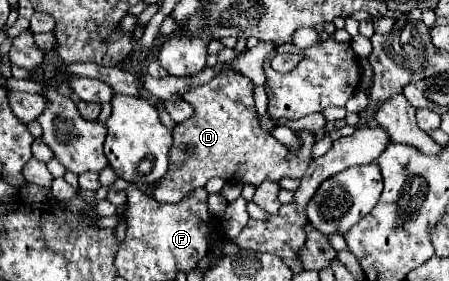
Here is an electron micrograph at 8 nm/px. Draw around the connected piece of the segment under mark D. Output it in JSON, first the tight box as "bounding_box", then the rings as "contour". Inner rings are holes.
{"bounding_box":[153,73,315,203],"contour":[[[219,73],[211,83],[189,89],[183,99],[195,107],[195,115],[173,129],[175,141],[169,153],[169,171],[153,193],[157,201],[177,203],[191,189],[205,187],[211,177],[255,187],[259,187],[263,181],[279,183],[283,177],[301,179],[313,161],[311,149],[315,145],[315,133],[297,131],[301,147],[297,153],[293,153],[289,147],[281,145],[267,131],[263,131],[255,109],[253,83],[241,73]],[[185,153],[189,153],[189,157],[185,157]]]}

